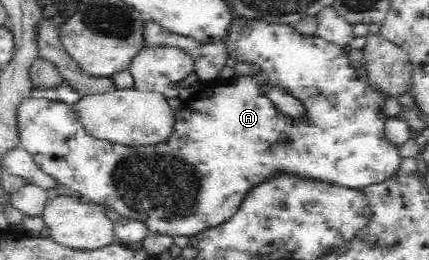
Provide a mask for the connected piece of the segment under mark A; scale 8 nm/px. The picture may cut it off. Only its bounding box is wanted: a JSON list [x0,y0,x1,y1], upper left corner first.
[16,16,401,237]

